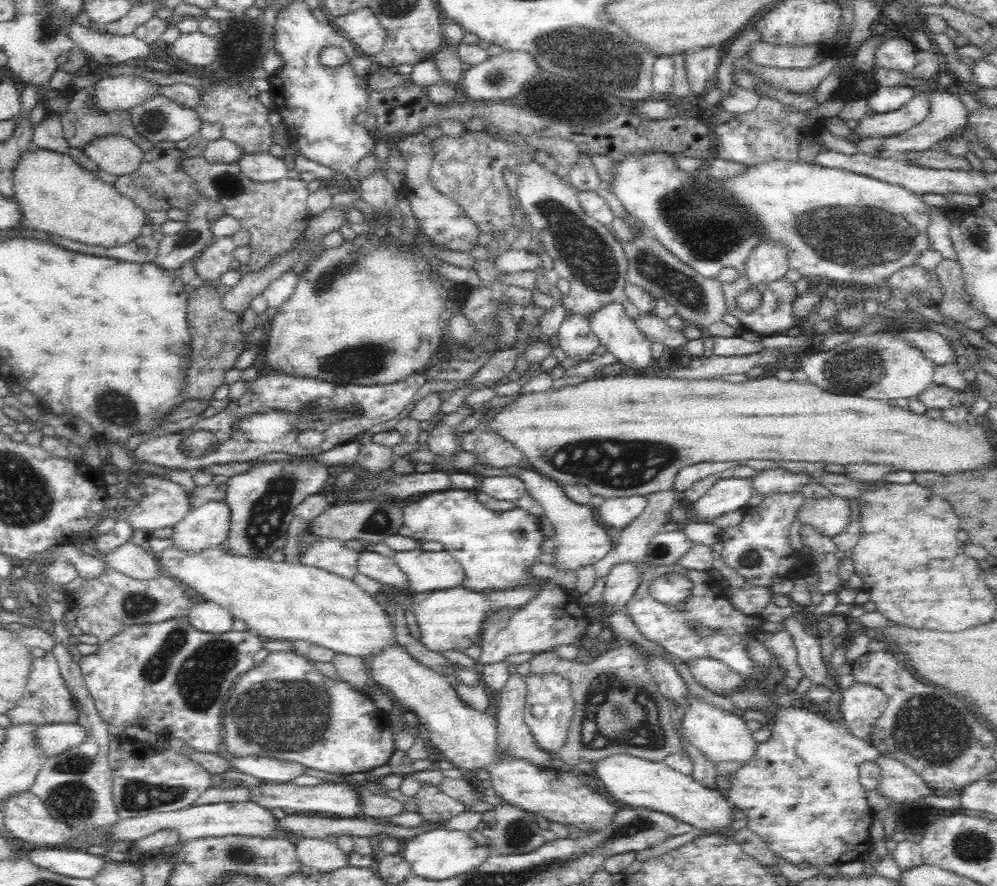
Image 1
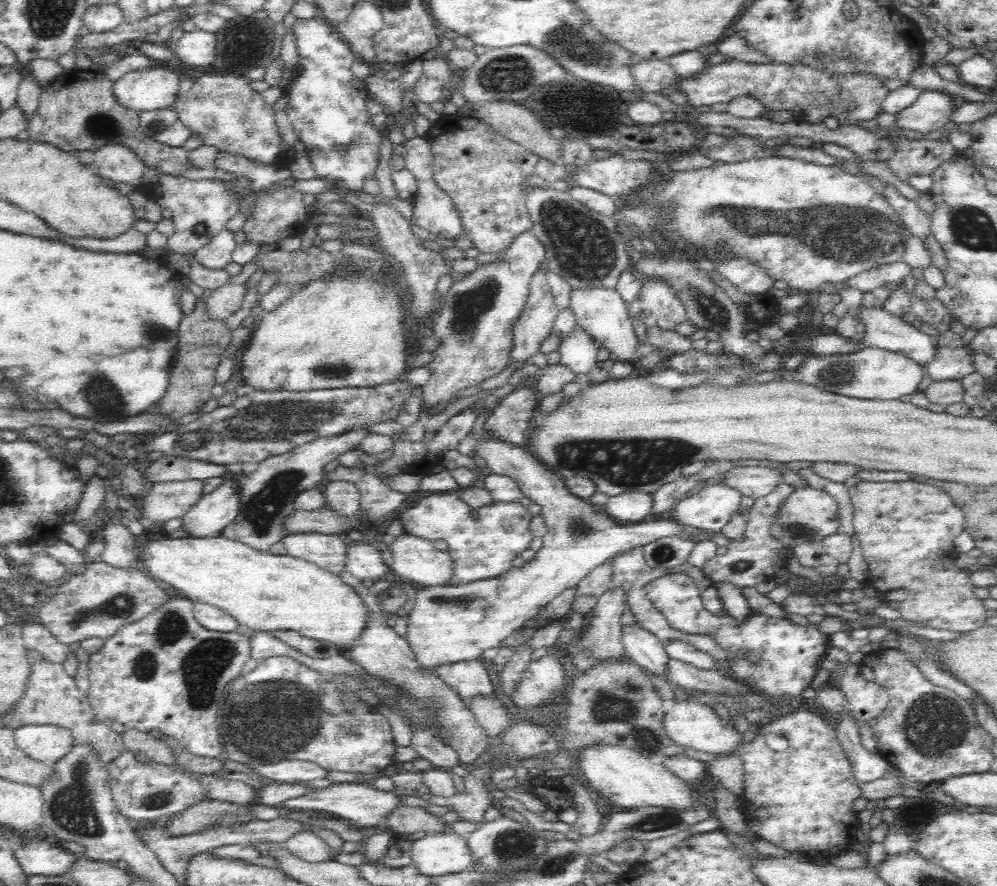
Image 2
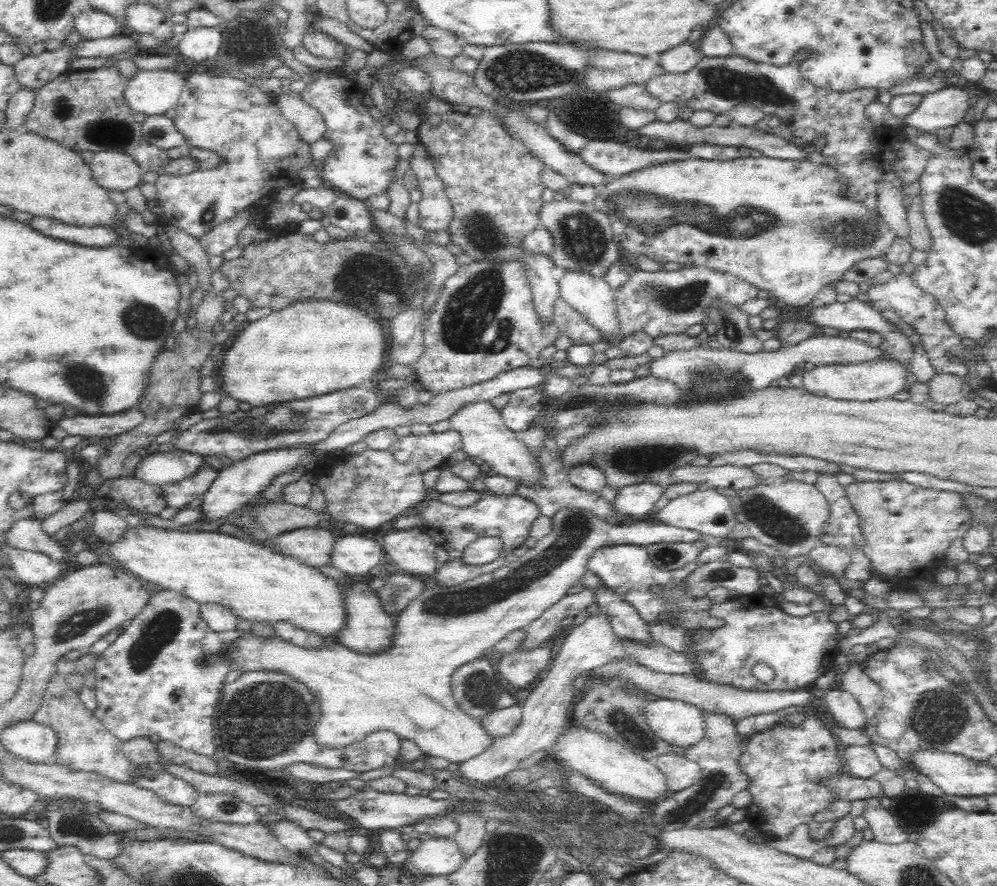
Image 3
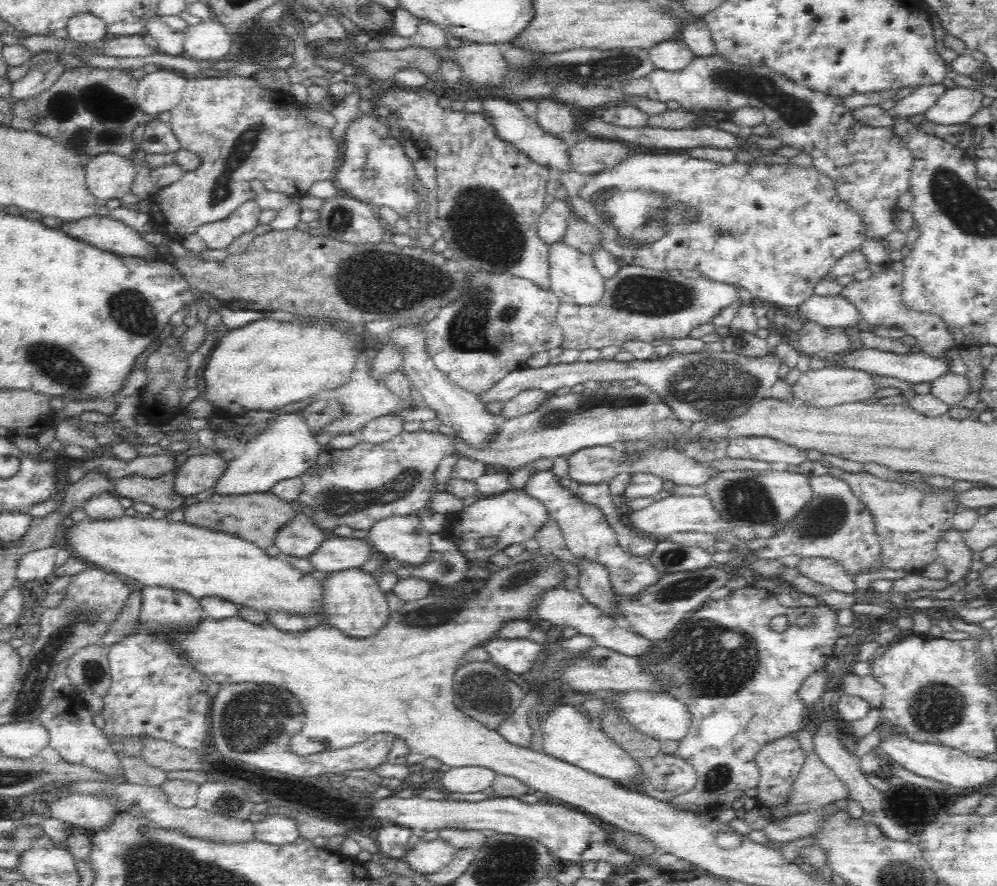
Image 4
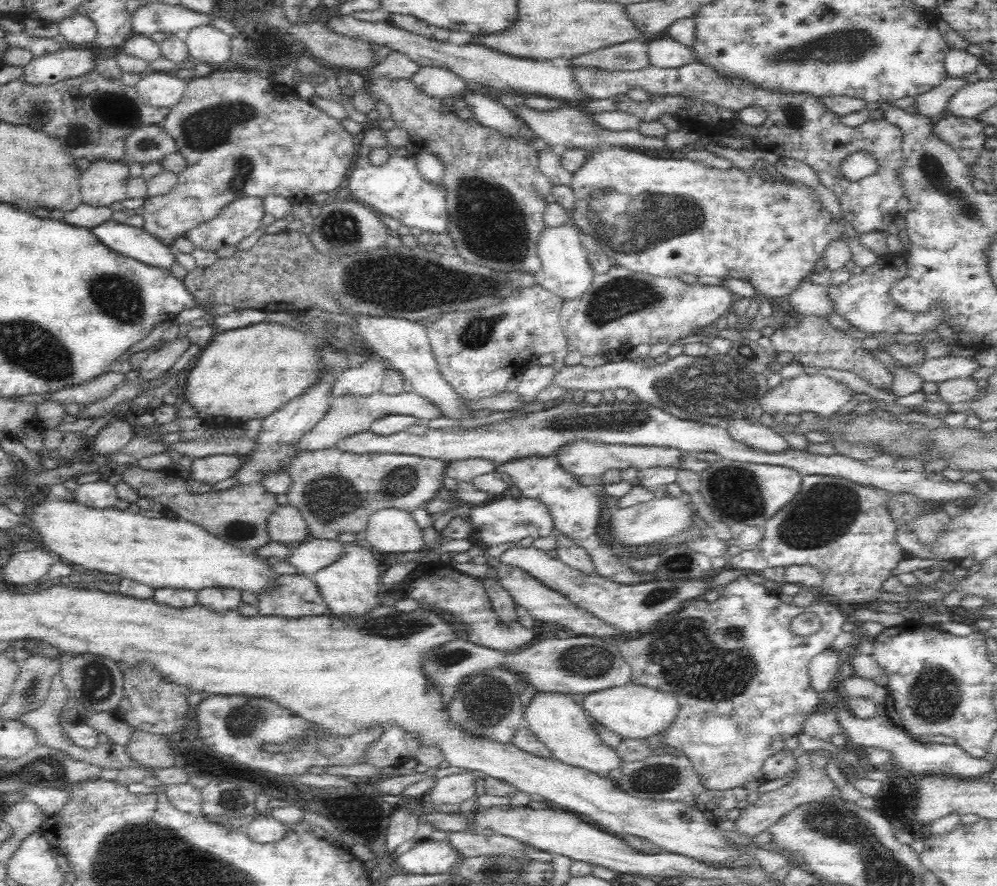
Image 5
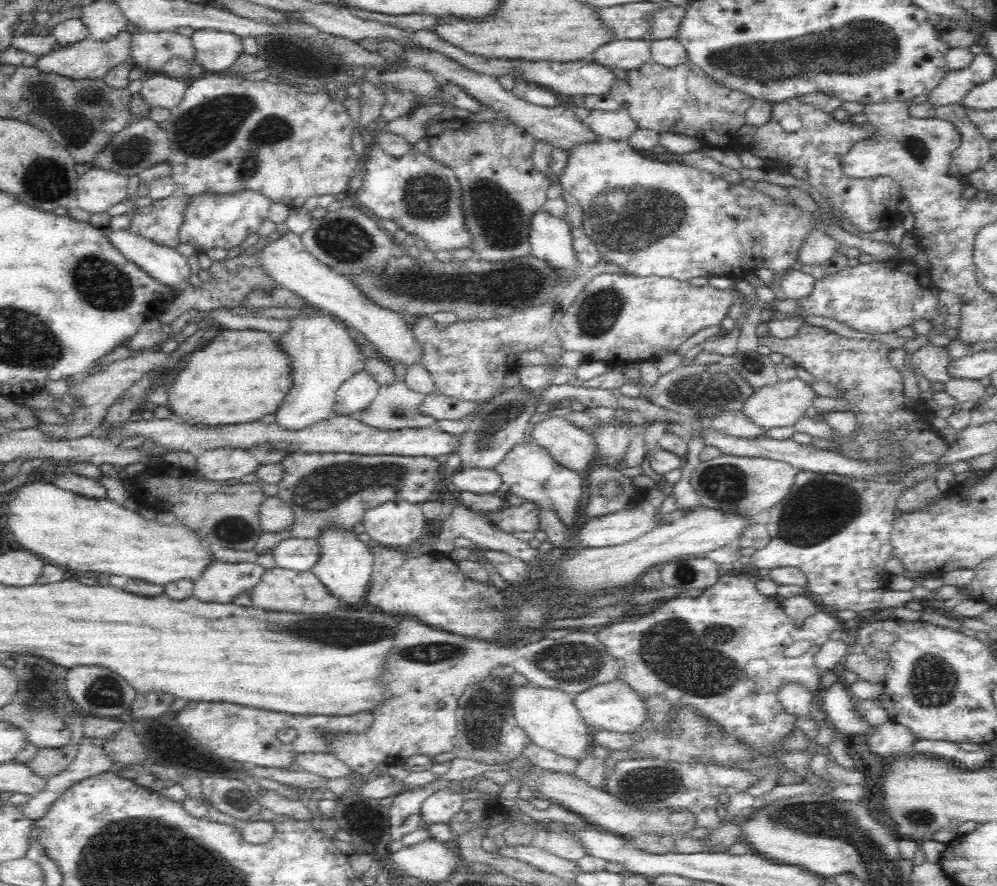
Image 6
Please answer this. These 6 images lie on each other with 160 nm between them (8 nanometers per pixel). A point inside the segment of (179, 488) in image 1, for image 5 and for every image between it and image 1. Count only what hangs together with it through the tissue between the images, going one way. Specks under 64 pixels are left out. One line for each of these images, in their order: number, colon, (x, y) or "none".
2: (162, 501)
3: (187, 492)
4: (200, 472)
5: (215, 468)

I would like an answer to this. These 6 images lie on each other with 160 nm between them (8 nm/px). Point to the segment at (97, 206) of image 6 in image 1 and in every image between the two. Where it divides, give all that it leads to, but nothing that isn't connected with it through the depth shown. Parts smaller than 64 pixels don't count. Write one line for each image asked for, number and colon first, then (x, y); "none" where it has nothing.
1: (119, 156)
2: (116, 163)
3: (112, 170)
4: (107, 176)
5: (104, 182)

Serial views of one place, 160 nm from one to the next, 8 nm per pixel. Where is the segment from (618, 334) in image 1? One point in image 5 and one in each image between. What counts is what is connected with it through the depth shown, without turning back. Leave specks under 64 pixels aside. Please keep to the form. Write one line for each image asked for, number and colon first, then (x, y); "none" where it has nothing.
2: (601, 312)
3: (589, 295)
4: (573, 278)
5: (565, 271)

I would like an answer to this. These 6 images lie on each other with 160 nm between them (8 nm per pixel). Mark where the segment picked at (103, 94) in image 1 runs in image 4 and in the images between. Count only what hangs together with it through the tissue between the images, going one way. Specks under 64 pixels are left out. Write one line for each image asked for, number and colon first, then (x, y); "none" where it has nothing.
2: (148, 89)
3: (151, 93)
4: (159, 91)

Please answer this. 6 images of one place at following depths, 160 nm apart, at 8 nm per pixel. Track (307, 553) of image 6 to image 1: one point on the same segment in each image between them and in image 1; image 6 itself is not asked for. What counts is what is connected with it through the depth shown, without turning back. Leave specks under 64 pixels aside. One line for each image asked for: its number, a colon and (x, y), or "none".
1: (383, 569)
2: (364, 561)
3: (351, 555)
4: (335, 553)
5: (310, 555)

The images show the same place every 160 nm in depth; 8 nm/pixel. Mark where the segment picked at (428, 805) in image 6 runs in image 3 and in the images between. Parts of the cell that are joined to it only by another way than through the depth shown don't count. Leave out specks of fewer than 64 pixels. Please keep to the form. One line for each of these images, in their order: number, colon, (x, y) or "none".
3: (545, 712)
4: (470, 779)
5: (452, 790)

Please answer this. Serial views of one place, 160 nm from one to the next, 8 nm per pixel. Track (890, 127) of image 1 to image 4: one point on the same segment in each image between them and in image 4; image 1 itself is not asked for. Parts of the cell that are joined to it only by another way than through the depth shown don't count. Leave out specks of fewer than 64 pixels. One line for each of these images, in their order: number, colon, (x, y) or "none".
2: (932, 111)
3: (948, 107)
4: (956, 106)

